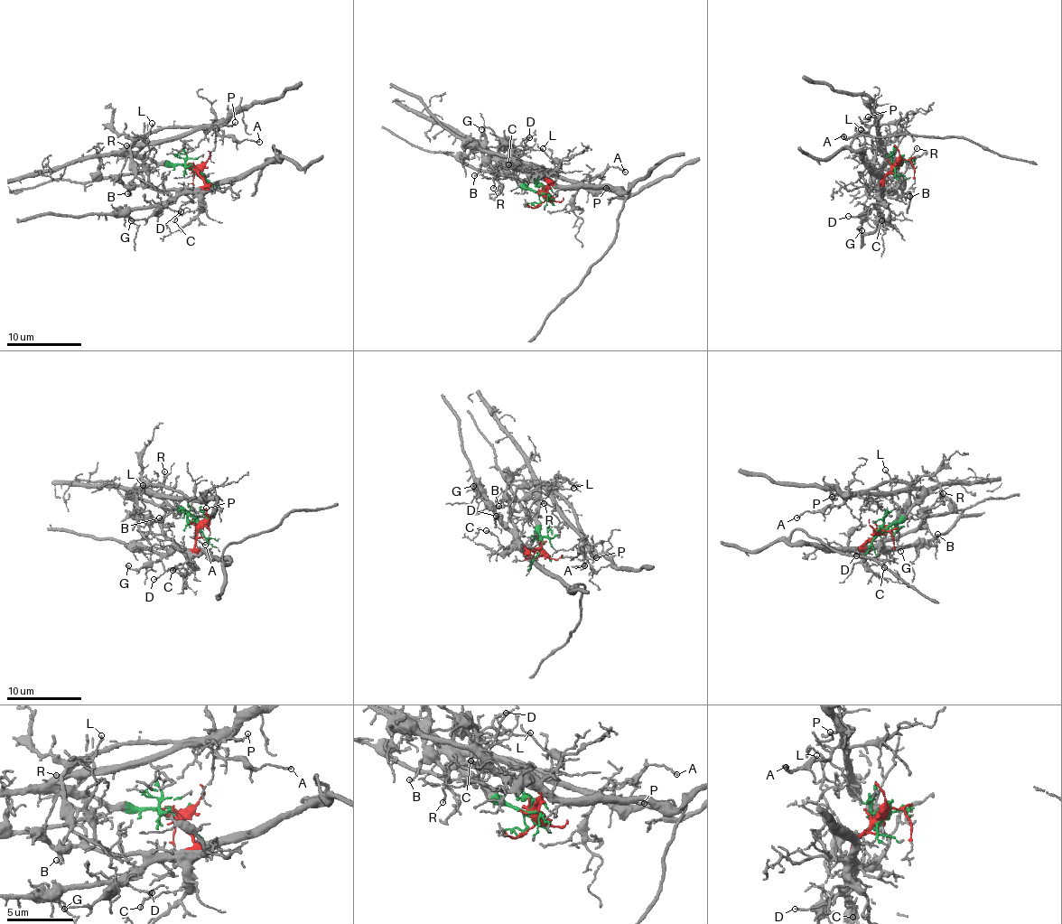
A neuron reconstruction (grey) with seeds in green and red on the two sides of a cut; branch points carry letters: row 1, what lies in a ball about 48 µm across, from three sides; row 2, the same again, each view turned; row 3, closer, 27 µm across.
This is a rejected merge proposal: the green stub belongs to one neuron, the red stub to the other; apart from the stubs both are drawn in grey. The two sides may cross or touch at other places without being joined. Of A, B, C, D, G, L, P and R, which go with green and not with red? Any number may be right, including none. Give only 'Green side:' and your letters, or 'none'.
Green side: A, L, P

